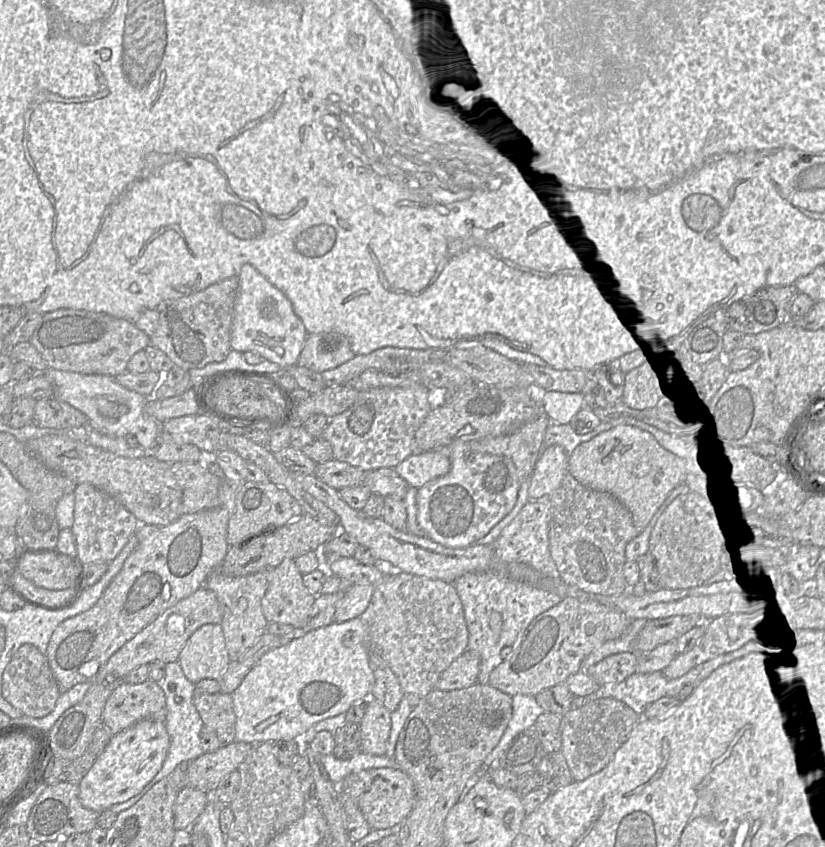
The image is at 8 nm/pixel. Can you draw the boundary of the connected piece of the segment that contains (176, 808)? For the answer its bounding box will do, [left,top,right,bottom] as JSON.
[173,787,207,830]

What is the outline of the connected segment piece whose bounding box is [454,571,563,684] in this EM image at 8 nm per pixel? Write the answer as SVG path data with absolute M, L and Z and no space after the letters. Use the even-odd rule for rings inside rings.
M490 571L466 573L454 582L454 586L463 606L464 617L469 633L467 650L477 653L480 657L480 671L477 681L479 684L488 684L491 672L502 663L503 657L501 656L501 650L504 647L512 647L518 636L535 618L557 606L563 600L562 597L555 593L548 592L521 581L502 577ZM493 612L498 612L502 617L500 634L494 633L490 627L490 616Z

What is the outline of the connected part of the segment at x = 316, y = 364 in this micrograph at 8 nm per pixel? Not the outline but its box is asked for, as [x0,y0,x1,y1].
[296,333,355,373]

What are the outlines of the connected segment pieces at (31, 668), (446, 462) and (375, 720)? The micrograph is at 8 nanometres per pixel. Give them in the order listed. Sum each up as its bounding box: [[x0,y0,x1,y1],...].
[[2,644,60,718],[394,451,451,489],[361,697,391,755]]

